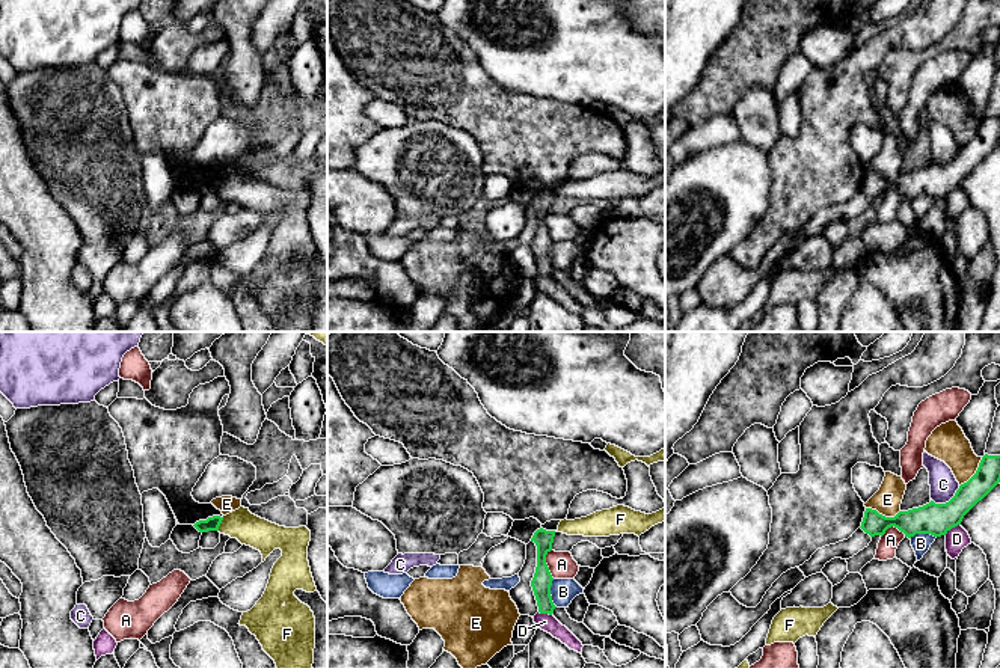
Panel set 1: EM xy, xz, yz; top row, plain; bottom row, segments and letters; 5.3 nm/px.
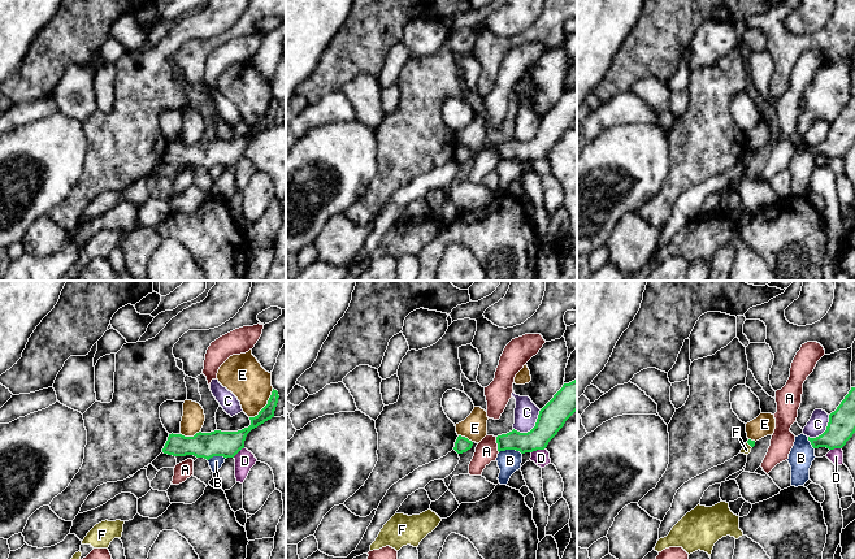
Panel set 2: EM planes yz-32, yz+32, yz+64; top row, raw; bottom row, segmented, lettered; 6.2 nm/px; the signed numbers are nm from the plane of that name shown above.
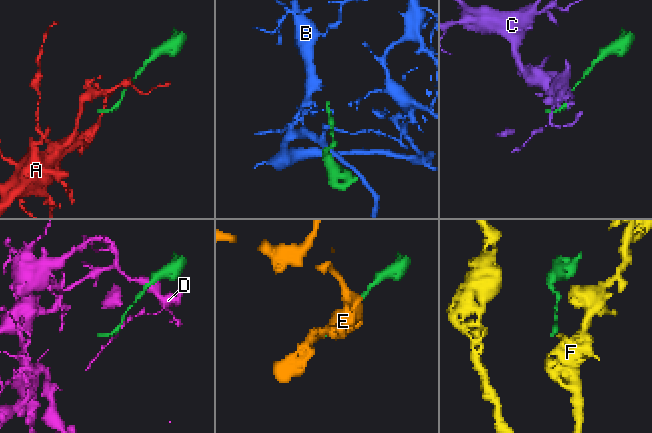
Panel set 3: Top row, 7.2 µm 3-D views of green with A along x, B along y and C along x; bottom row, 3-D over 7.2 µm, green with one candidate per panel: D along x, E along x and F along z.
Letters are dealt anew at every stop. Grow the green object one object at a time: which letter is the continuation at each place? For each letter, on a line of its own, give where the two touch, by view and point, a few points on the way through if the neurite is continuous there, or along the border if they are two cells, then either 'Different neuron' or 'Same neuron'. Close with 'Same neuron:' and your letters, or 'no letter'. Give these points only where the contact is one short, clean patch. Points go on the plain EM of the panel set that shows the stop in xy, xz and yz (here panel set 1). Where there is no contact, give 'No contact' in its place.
A: Touches green at xz (546, 226). Different neuron
B: Touches green at xz (549, 255). Different neuron
C: Touches green at yz (949, 163). Boundary: yz (960, 148), (947, 163), (932, 163). Different neuron
D: Touches green at yz (952, 189). Different neuron
E: Touches green at yz (881, 177). Different neuron
F: Touches green at xy (220, 184). Boundary: xy (223, 180), (217, 192). Different neuron
Same neuron: no letter

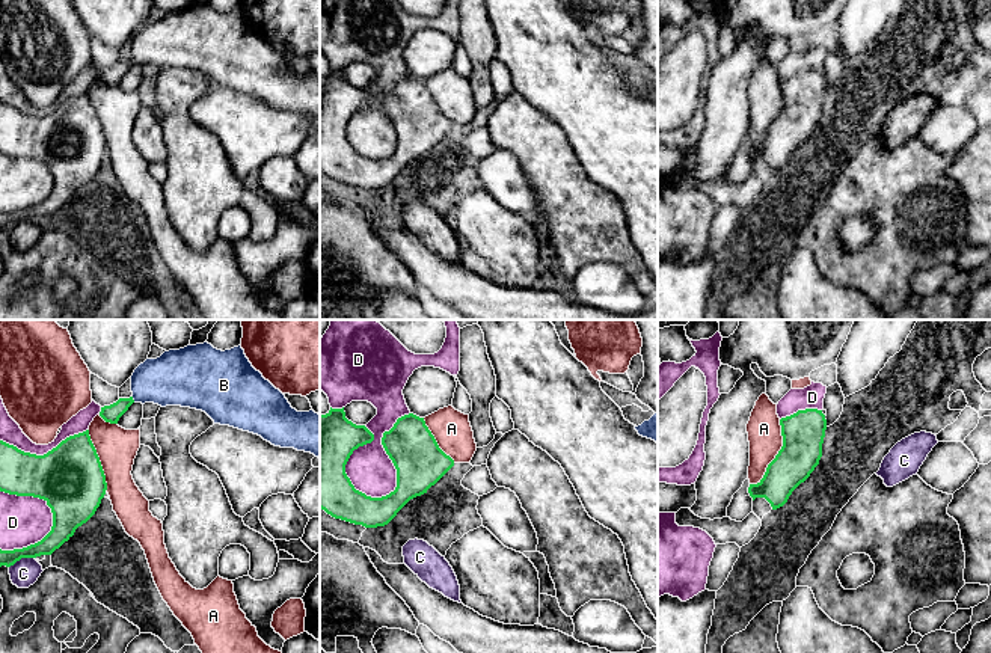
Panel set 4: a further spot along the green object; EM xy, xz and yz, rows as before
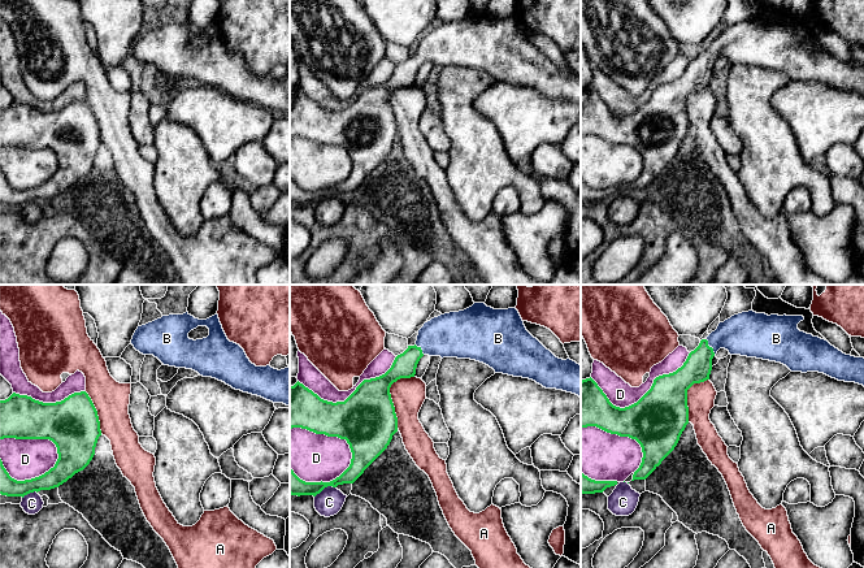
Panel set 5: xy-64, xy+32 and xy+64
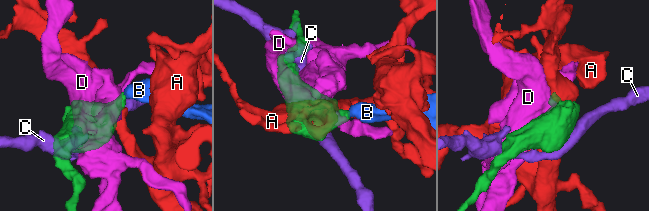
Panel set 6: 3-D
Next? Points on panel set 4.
A: Touches green at yz (777, 116). Different neuron
B: Touches green at xy (133, 62). Path across: xy (110, 76), (133, 62), (154, 42), (174, 41). Same neuron
C: Touches green at xy (21, 219). Different neuron
D: Touches green at xz (394, 127). Different neuron
Same neuron: B

